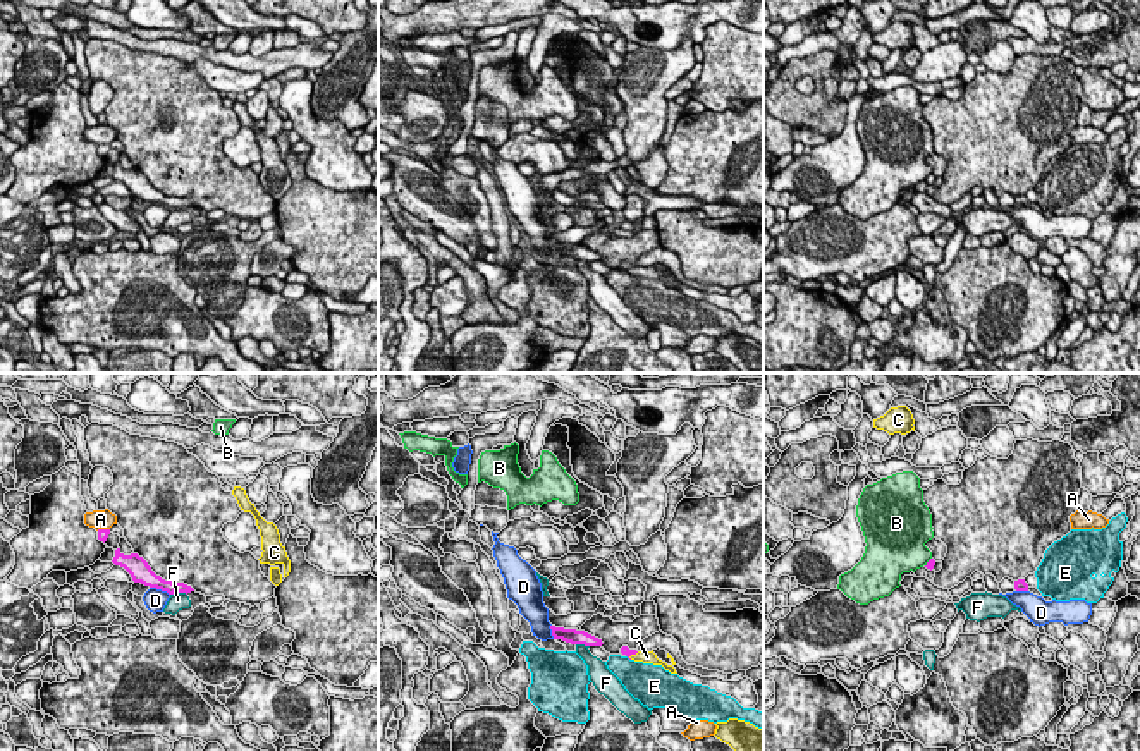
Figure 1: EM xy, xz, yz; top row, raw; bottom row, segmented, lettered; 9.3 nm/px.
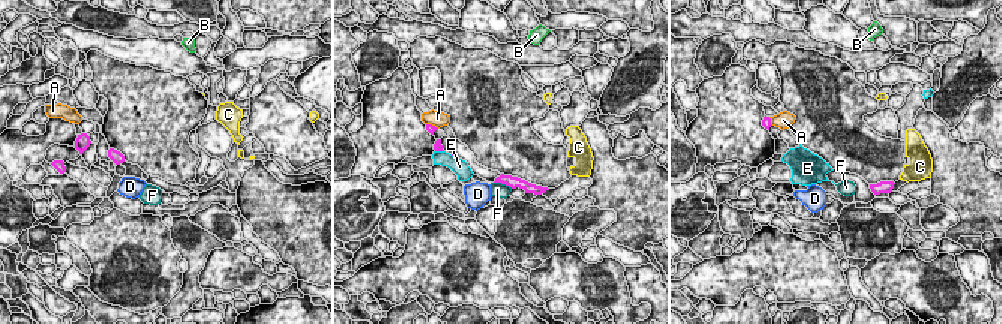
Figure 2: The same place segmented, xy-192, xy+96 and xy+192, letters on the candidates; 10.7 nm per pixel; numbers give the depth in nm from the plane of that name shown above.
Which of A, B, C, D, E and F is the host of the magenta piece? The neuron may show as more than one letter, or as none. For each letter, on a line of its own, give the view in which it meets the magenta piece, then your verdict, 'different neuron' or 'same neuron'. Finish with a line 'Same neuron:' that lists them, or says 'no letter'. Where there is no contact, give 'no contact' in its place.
A: xy | different neuron
B: yz | different neuron
C: xz | same neuron
D: xy | different neuron
E: xz | different neuron
F: xy | different neuron
Same neuron: C

